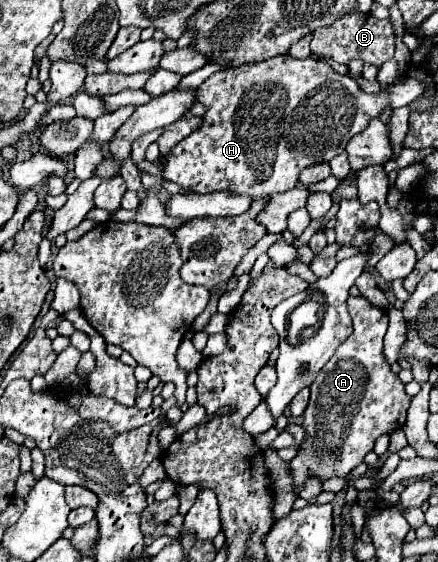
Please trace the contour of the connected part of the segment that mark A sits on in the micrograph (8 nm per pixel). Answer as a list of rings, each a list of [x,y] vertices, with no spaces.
[[[351,296],[347,308],[353,332],[311,384],[309,406],[303,414],[307,438],[299,446],[297,458],[289,464],[297,490],[303,488],[303,482],[309,476],[321,480],[347,478],[349,472],[363,462],[363,456],[373,450],[373,444],[381,434],[395,432],[405,424],[411,398],[405,394],[401,380],[391,372],[383,356],[383,336],[389,322],[387,312],[371,306],[363,296]]]

